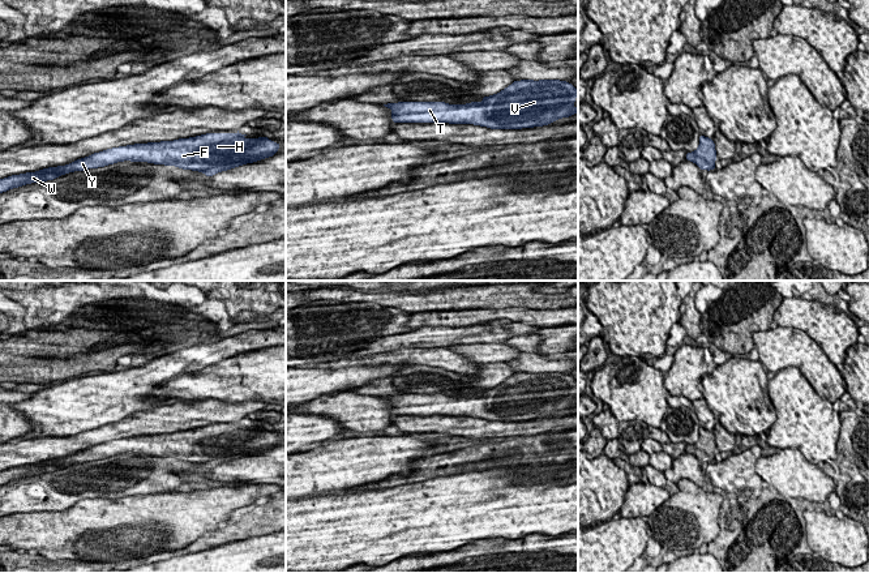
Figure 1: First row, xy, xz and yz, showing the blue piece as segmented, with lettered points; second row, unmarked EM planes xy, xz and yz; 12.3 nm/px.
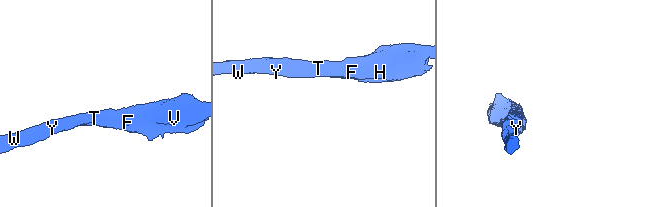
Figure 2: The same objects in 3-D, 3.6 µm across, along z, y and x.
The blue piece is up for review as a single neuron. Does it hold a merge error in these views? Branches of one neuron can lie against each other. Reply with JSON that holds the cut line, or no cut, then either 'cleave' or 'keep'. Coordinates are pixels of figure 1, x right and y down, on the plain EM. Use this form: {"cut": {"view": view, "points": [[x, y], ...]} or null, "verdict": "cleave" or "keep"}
{"cut": null, "verdict": "keep"}

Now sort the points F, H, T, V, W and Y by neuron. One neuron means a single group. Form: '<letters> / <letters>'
F H T V W Y

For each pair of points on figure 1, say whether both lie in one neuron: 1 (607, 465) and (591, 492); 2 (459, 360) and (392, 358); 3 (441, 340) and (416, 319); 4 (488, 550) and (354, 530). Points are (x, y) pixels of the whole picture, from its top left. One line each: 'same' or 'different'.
1: same
2: same
3: different
4: different

